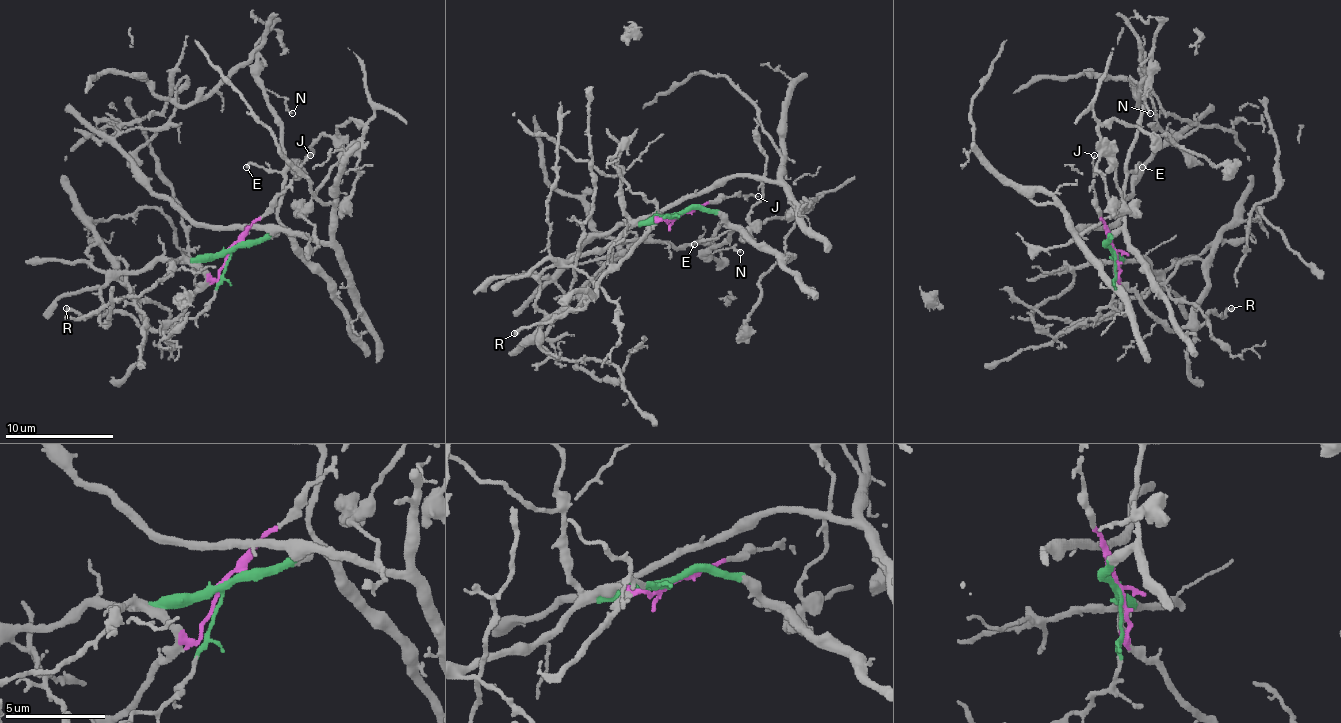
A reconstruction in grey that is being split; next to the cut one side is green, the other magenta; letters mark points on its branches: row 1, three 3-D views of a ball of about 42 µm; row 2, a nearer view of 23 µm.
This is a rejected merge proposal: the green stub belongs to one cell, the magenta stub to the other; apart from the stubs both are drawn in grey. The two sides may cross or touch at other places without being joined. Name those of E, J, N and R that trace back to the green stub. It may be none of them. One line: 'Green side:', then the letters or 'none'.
Green side: E, N

